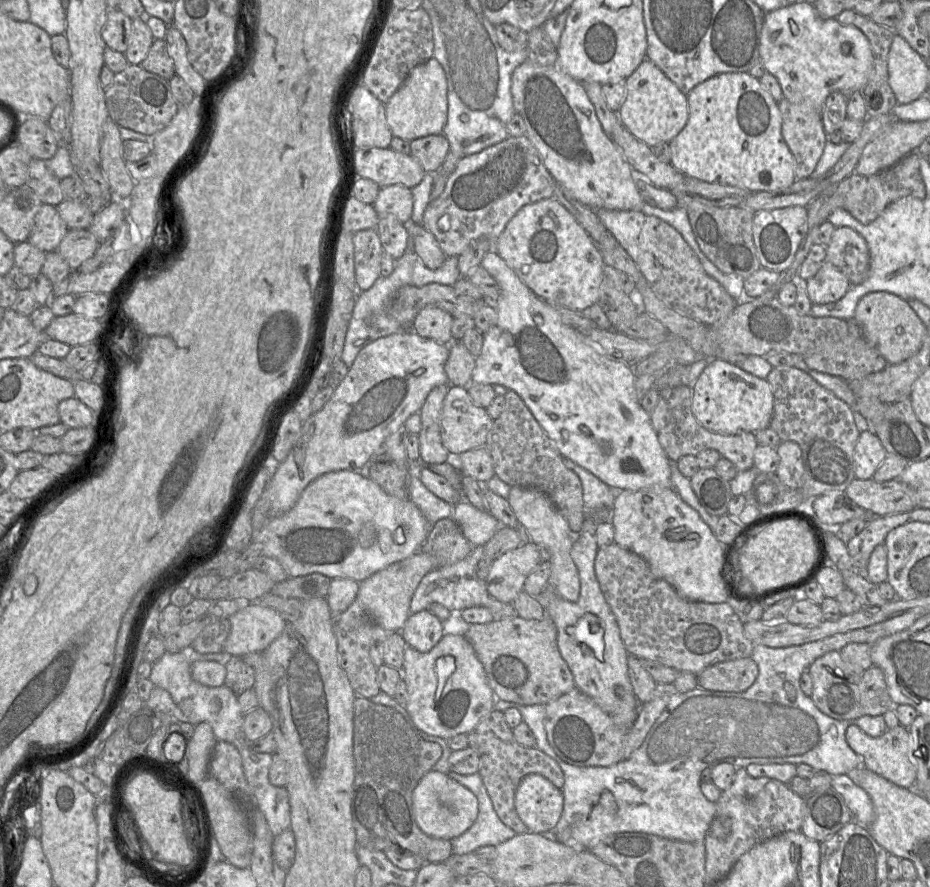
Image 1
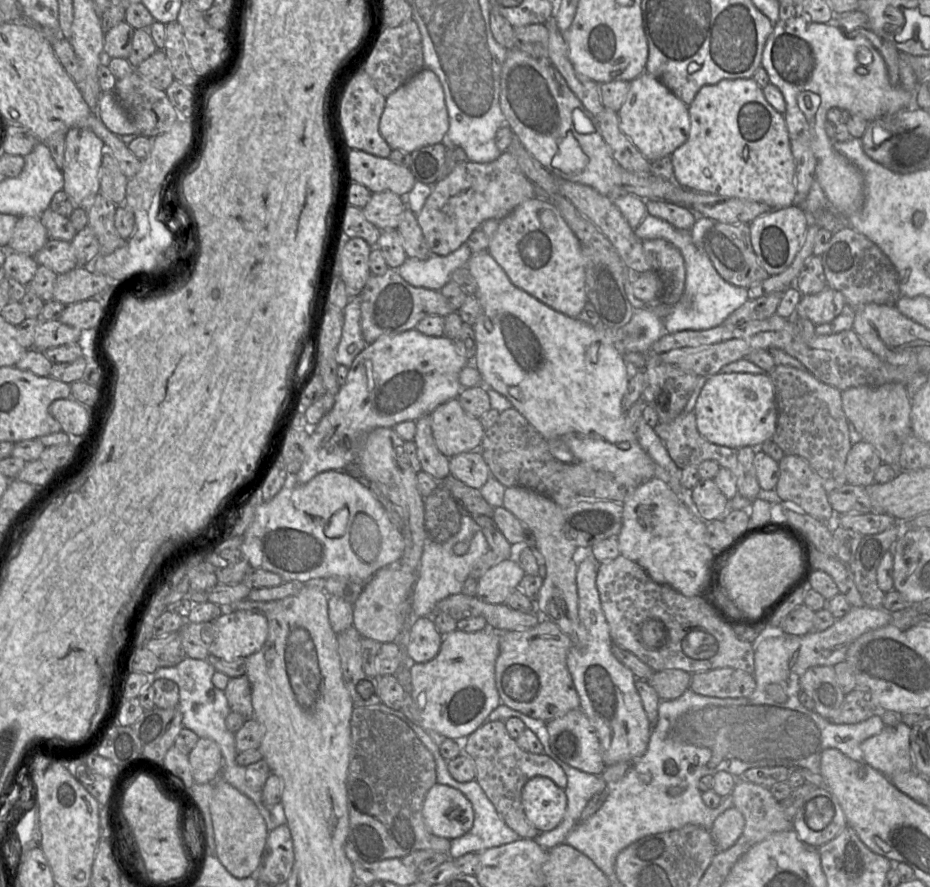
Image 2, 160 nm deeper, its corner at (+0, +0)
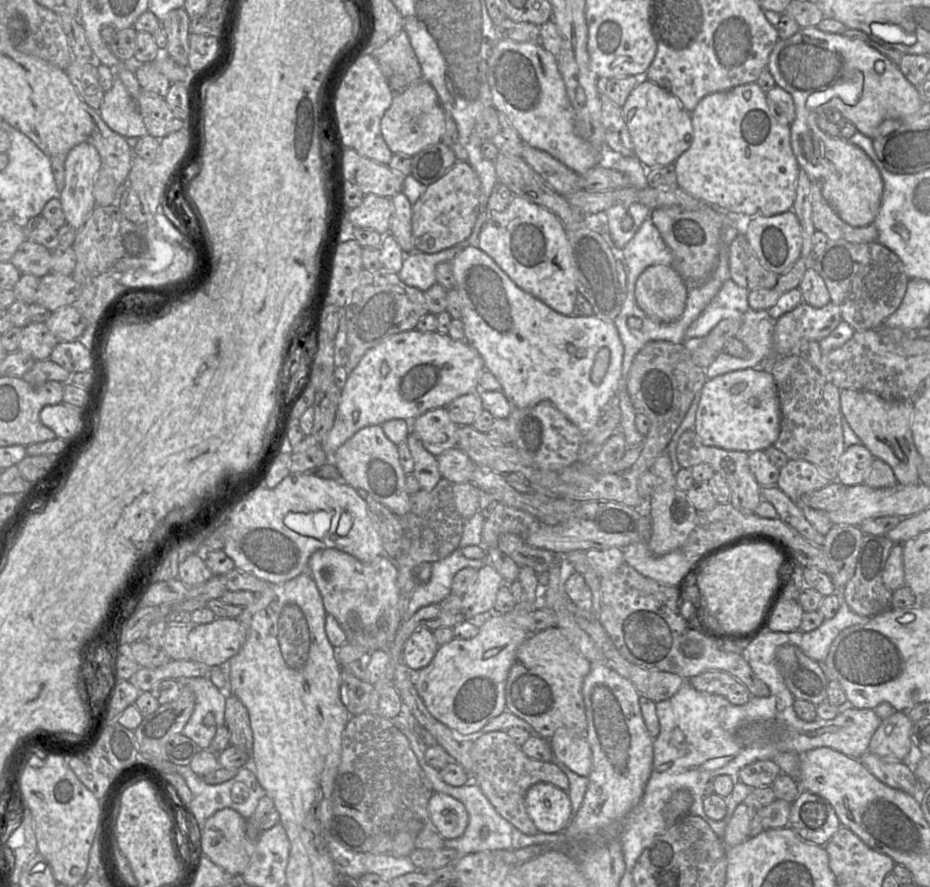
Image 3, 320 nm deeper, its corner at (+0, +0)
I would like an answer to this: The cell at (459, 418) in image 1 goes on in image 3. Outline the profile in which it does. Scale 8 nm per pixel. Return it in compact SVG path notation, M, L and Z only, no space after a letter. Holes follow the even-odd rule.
M446 407L429 410L411 422L411 433L416 433L426 450L436 457L457 447L458 428Z

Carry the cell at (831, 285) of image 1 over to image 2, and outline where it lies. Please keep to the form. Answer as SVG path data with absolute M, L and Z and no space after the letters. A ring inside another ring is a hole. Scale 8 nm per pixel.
M826 286L813 295L802 295L795 315L809 319L815 326L831 323L843 310L845 297L840 291Z

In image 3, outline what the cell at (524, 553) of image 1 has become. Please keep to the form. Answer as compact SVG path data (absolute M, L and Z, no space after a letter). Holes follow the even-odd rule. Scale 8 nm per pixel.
M486 563L478 570L476 580L462 596L461 613L466 619L481 613L494 613L494 604L500 587L505 583L502 576Z

